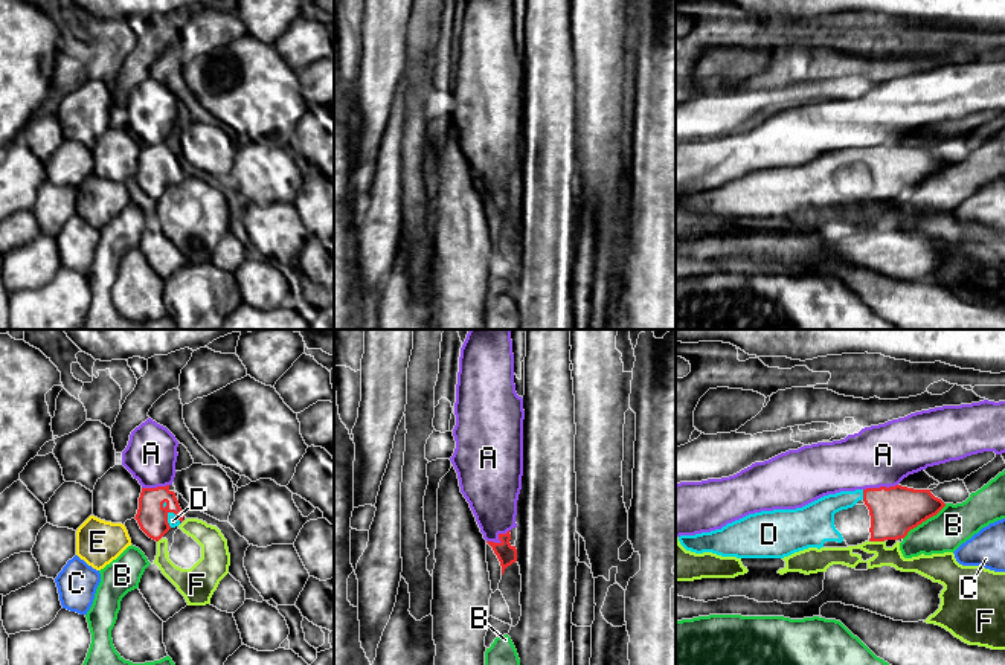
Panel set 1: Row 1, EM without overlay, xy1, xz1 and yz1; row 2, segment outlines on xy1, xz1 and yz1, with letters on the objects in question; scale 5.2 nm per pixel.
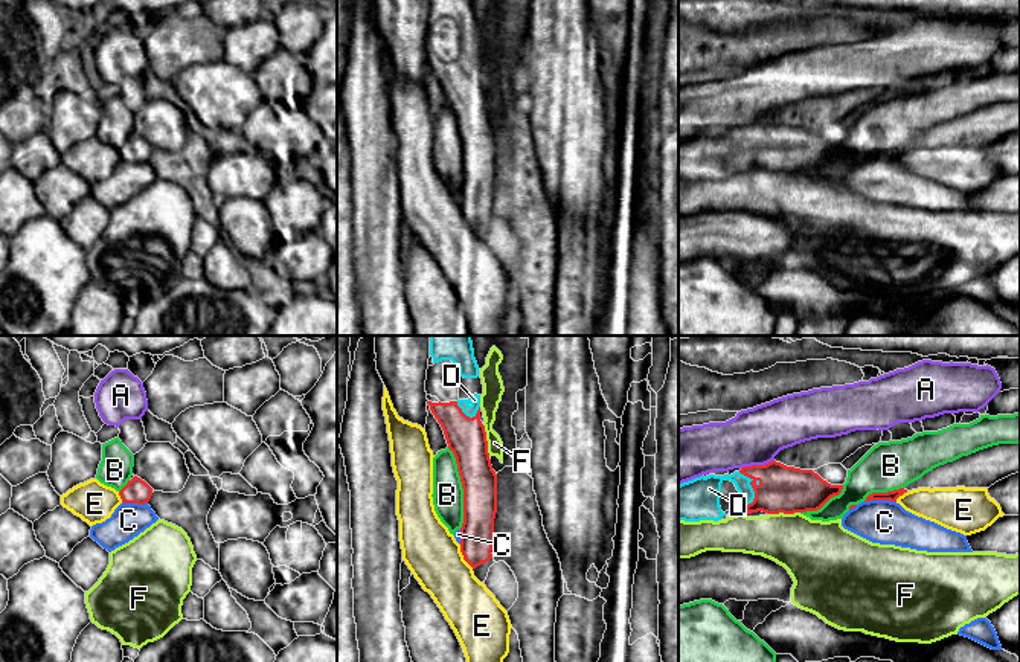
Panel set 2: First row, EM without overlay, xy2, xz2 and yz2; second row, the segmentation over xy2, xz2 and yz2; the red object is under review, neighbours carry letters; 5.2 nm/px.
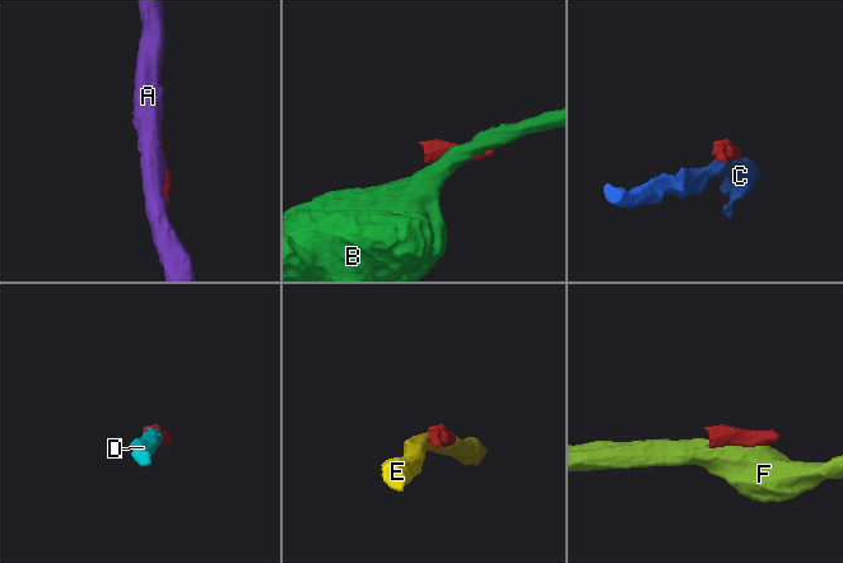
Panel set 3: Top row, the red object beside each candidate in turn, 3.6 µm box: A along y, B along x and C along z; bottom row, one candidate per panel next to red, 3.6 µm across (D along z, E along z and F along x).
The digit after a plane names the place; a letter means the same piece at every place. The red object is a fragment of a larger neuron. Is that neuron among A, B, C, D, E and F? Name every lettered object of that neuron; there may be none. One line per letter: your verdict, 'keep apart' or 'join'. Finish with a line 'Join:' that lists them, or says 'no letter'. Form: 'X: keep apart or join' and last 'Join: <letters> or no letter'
A: keep apart
B: keep apart
C: keep apart
D: join
E: keep apart
F: keep apart
Join: D

